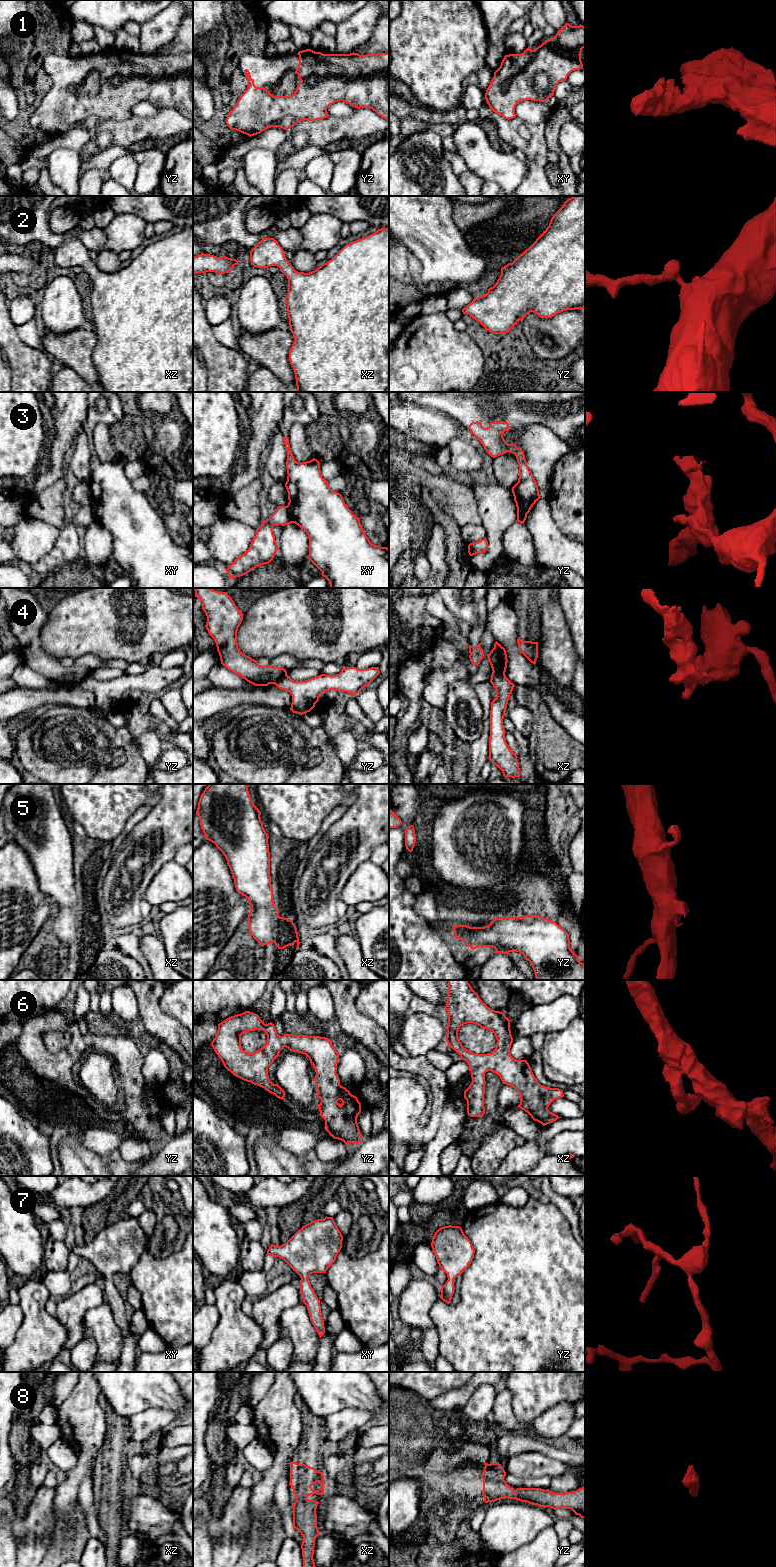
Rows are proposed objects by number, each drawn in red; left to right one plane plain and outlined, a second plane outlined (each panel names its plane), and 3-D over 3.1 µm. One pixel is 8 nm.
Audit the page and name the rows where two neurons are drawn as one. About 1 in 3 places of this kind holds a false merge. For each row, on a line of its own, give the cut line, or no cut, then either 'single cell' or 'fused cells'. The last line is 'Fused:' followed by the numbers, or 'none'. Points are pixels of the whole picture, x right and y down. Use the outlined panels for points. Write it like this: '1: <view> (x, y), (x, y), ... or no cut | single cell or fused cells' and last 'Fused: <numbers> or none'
1: no cut | single cell
2: no cut | single cell
3: xy (287, 505), (292, 522) | fused cells
4: yz (286, 673), (274, 683) | fused cells
5: xz (278, 913), (271, 920), (273, 941) | fused cells
6: no cut | single cell
7: no cut | single cell
8: no cut | single cell
Fused: 3, 4, 5

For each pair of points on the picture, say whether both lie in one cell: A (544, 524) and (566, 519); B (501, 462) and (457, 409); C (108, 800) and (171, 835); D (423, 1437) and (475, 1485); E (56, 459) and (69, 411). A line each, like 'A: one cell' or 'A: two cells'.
A: two cells
B: two cells
C: two cells
D: one cell
E: one cell

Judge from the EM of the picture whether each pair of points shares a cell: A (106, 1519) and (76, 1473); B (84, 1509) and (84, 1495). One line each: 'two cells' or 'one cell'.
A: two cells
B: one cell

